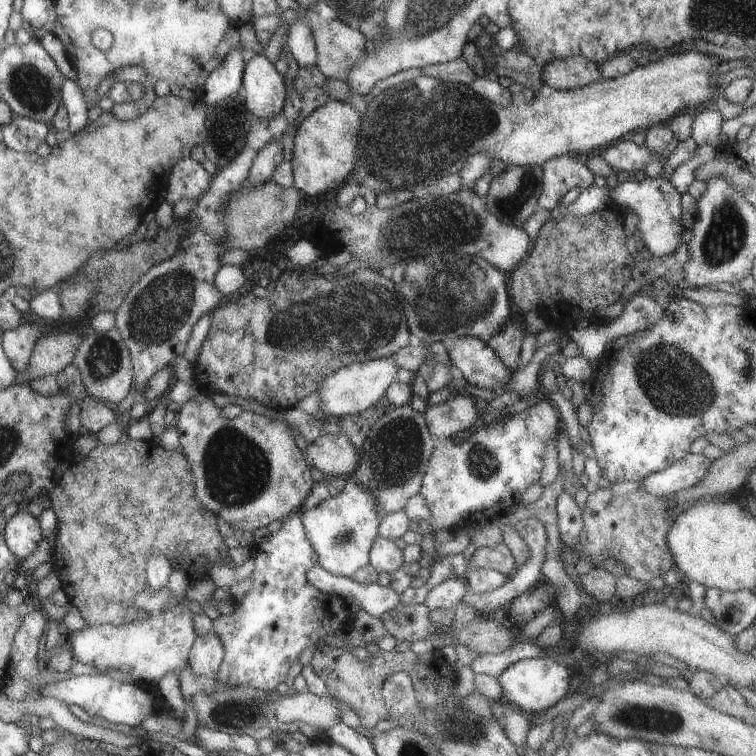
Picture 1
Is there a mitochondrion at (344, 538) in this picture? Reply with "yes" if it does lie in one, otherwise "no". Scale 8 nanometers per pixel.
yes

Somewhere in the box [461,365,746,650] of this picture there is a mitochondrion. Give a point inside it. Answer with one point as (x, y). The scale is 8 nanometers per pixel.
(482, 463)

